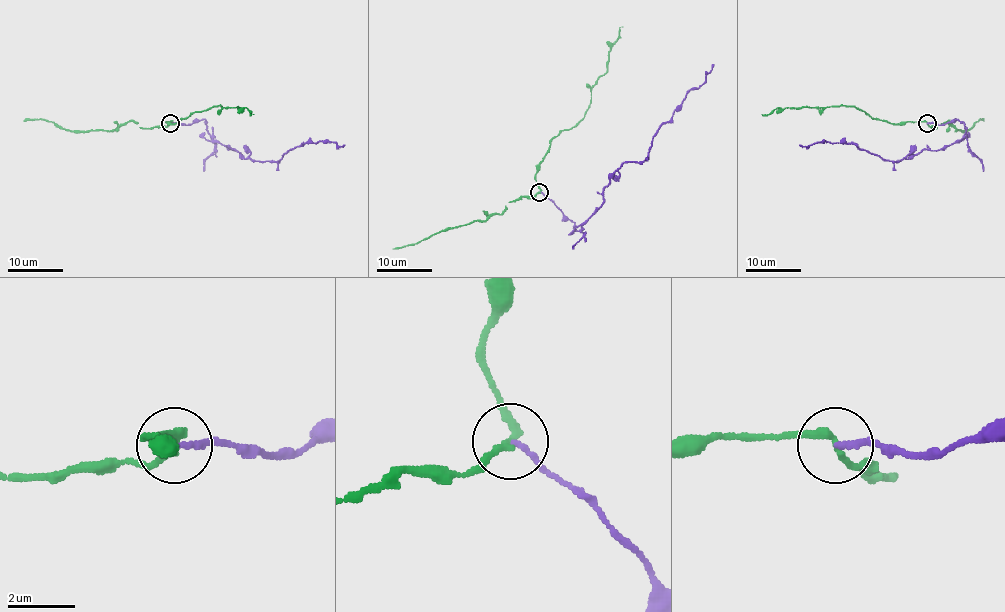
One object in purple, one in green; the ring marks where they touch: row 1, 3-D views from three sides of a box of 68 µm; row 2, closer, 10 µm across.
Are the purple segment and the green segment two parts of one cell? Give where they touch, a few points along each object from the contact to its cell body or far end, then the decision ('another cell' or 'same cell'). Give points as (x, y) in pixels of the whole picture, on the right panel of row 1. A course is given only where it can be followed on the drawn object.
(927, 123) | purple via (926, 123), (957, 119), (965, 134), (940, 150), (923, 150), (899, 161), (854, 144), (799, 144) | green via (926, 123), (892, 123), (875, 119), (851, 107), (776, 108), (761, 114) | another cell

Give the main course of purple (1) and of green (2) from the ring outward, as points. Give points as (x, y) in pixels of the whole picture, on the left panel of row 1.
1: (171, 123), (190, 125), (204, 119), (214, 140), (254, 161), (278, 161), (287, 151), (305, 143), (344, 144)
2: (171, 123), (167, 122), (175, 123), (193, 112), (215, 107), (246, 108), (251, 115), (254, 114)

